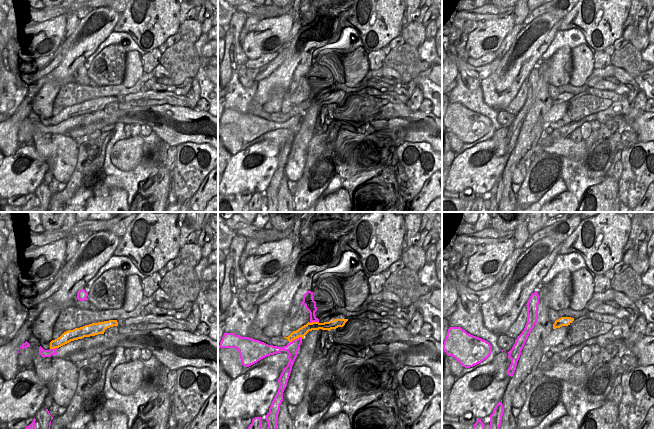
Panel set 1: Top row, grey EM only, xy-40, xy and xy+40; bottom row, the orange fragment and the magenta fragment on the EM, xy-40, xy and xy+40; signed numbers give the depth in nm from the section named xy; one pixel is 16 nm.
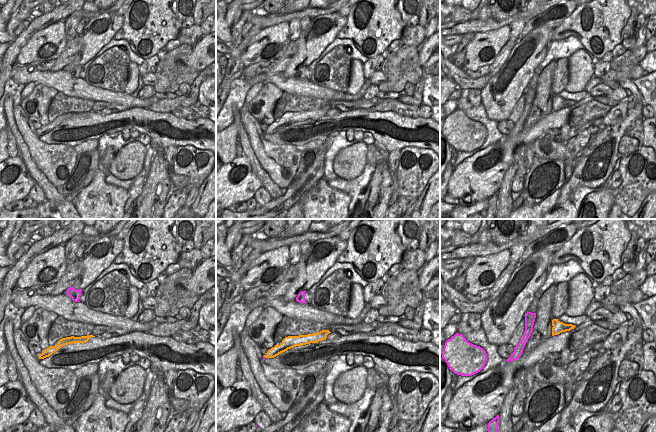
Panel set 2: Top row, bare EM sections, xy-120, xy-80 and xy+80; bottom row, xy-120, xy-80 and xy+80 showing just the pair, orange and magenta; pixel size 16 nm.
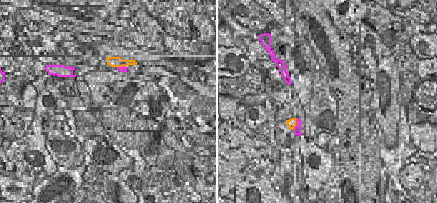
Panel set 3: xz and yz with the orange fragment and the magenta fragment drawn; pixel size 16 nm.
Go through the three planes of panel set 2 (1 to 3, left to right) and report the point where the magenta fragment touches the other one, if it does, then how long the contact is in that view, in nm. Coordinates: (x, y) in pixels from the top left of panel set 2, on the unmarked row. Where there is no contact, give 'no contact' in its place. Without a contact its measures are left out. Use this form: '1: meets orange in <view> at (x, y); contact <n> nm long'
1: no contact
2: meets orange in xy-80 at (264, 132); contact 60 nm long
3: no contact

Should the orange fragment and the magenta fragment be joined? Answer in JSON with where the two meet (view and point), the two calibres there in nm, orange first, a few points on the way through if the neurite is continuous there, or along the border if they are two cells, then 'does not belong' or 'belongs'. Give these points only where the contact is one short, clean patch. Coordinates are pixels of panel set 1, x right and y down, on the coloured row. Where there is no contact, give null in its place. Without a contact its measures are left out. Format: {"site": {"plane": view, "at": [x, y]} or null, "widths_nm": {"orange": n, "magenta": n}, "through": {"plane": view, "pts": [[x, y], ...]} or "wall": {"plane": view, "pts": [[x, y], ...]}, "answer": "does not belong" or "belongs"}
{"site": {"plane": "xy", "at": [295, 338]}, "widths_nm": {"orange": 160, "magenta": 190}, "answer": "does not belong"}

